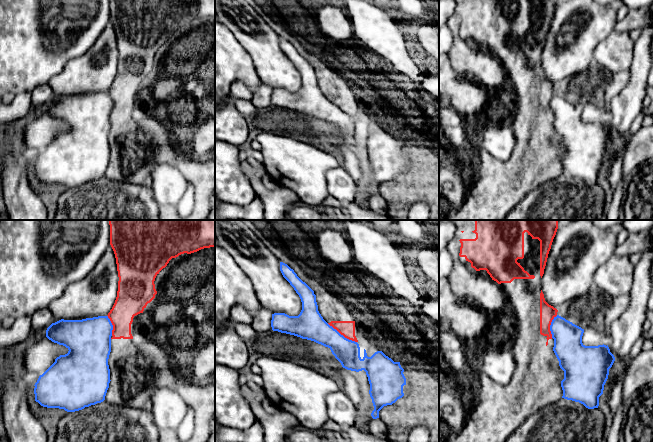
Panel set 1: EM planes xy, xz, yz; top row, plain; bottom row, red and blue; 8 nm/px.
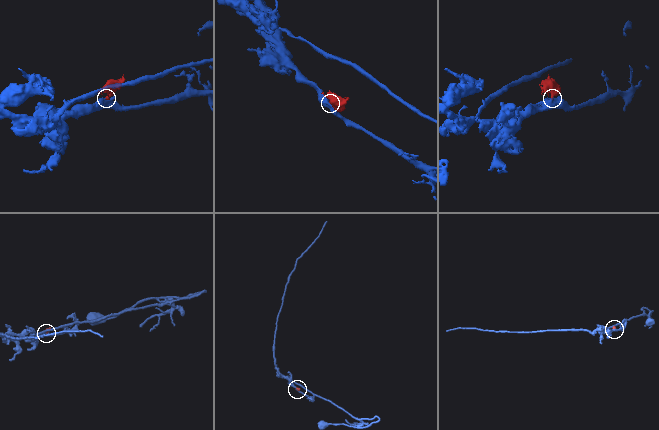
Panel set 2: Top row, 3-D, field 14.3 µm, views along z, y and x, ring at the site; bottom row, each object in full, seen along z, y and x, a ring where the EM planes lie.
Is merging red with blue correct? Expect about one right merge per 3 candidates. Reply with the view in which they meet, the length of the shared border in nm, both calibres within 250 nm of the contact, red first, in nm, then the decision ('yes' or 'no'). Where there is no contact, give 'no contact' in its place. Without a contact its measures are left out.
xz | 280 nm | 130/220 nm | no

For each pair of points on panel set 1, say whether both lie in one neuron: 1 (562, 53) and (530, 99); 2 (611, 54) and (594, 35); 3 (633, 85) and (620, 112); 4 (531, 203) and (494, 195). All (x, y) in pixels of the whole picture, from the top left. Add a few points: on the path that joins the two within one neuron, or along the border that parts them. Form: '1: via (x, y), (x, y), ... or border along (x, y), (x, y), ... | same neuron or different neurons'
1: border along (541, 53), (543, 73), (556, 85) | different neurons
2: border along (613, 29), (595, 48), (592, 57) | different neurons
3: via (633, 92), (627, 105) | same neuron
4: border along (536, 187), (511, 209) | different neurons

